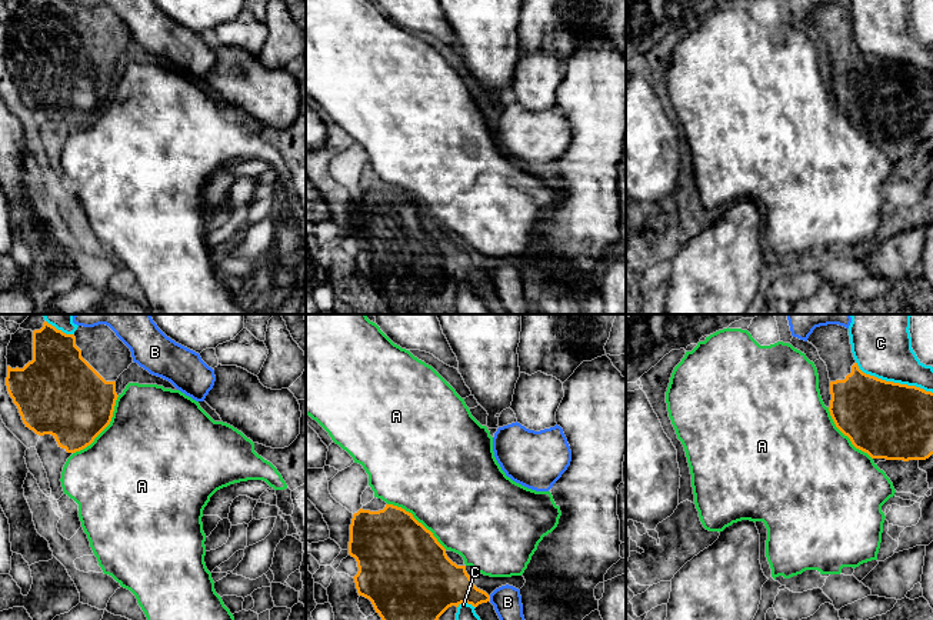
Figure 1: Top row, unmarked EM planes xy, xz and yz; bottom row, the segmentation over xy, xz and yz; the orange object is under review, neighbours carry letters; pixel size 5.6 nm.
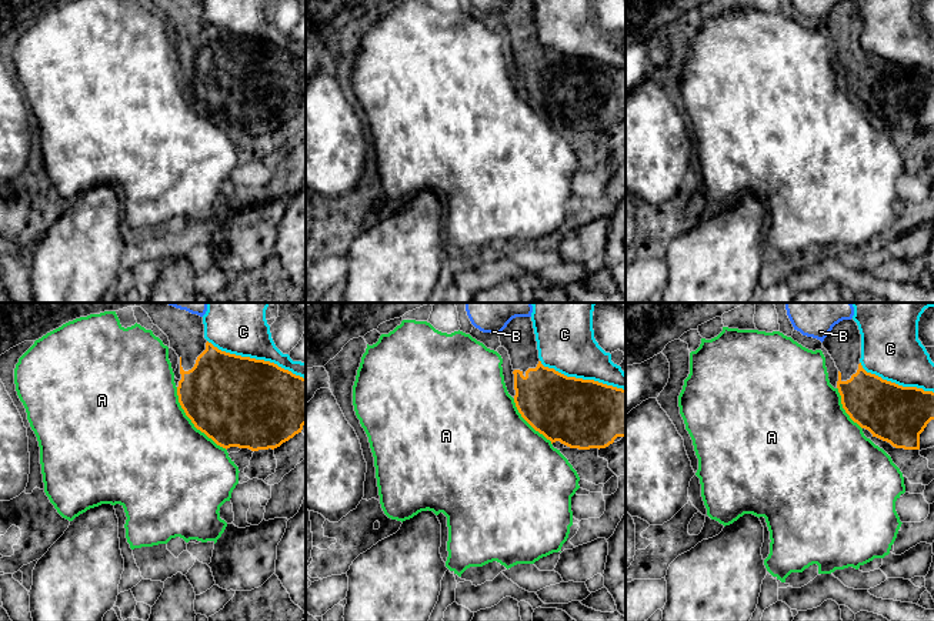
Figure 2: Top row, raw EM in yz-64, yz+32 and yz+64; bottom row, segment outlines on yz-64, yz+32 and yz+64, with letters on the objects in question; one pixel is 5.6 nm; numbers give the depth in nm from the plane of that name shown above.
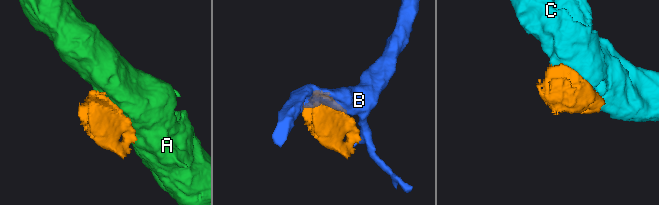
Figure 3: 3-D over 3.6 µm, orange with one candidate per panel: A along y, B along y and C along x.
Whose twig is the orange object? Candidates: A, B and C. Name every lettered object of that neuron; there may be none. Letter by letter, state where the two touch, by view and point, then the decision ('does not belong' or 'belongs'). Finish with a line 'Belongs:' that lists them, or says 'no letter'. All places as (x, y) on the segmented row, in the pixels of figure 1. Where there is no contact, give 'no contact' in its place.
A: meets orange in xy at (105, 427); does not belong
B: meets orange in xz at (489, 599); does not belong
C: meets orange in yz at (892, 382); does not belong
Belongs: no letter

